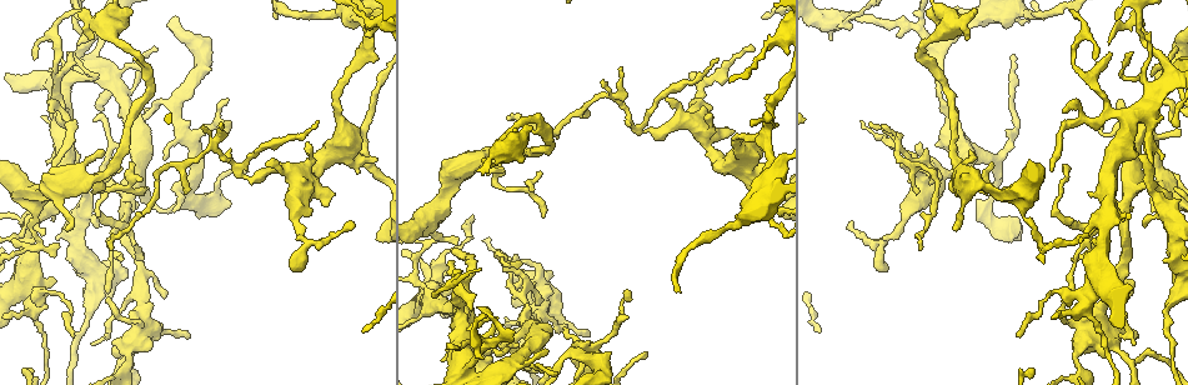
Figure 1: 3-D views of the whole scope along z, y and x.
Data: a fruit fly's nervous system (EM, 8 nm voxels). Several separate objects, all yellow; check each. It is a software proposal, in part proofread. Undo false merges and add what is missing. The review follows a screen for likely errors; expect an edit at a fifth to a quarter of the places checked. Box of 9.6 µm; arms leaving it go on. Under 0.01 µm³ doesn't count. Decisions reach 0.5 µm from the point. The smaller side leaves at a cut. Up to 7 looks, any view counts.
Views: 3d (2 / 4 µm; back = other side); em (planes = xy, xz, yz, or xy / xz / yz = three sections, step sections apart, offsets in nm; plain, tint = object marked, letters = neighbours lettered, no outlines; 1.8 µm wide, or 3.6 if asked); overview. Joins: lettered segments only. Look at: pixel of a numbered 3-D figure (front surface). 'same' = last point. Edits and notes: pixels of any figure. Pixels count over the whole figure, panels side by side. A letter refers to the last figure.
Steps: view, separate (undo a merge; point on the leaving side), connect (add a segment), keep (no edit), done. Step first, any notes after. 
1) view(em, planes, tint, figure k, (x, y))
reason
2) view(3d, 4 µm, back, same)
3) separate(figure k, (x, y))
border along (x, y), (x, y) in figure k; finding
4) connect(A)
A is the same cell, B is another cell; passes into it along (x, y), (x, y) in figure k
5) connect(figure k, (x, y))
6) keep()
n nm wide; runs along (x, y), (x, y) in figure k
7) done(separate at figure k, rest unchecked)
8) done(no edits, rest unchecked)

view(em, xz, step 8, letters, figure 1, (542, 216))
thin end

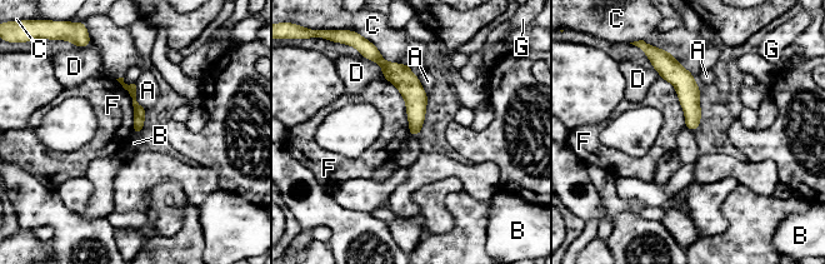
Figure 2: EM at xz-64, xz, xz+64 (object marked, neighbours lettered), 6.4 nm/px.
view(em, planes, letters, same)
cut it another way

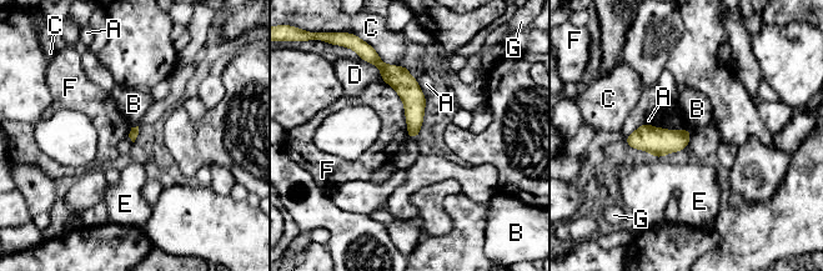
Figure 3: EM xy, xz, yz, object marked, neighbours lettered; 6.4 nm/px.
keep()
A, B, C, D, E, F and G are other cells; runs along (384, 66), (413, 99), (413, 134) in figure 3; no lettered segment goes on from it

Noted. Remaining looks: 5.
view(em, yz, step 8, letters, figure 1, (760, 166))
stops while still wide

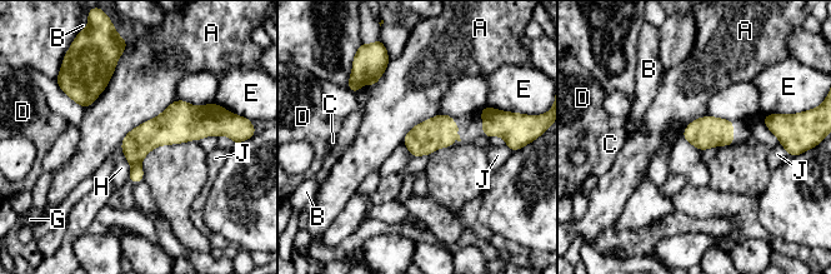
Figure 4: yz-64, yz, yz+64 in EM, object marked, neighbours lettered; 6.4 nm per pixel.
keep()
A, B, C, D, E, G, H and J are other cells; border along (173, 101), (134, 126), (119, 147) in figure 4; no lettered segment goes on from it

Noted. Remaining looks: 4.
view(3d, 2 µm, figure 1, (430, 244))
three arms meet

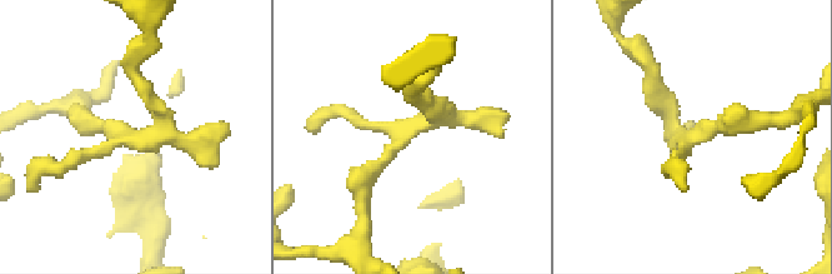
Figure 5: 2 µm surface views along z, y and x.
view(em, xz, step 8, tint, figure 5, (683, 135))

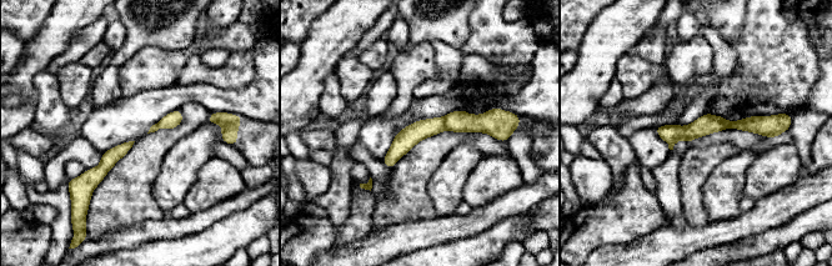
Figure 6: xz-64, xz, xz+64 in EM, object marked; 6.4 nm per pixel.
view(em, planes, letters, same)
cut it another way

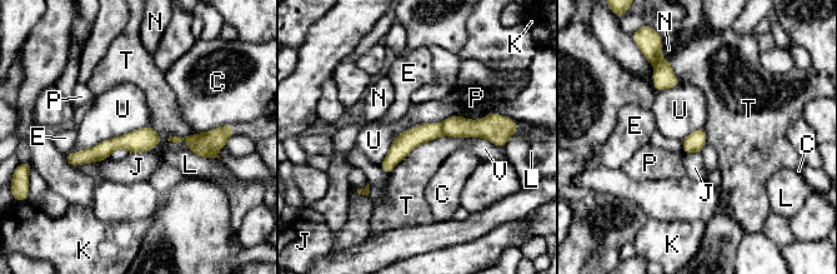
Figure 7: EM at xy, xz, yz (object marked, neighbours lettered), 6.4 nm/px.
separate(figure 7, (454, 126))
C, E, J, K, L, N, P, T, U and V are other cells; two cells meet here

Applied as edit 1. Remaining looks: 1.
done(separate at figure 7, rest unchecked)

